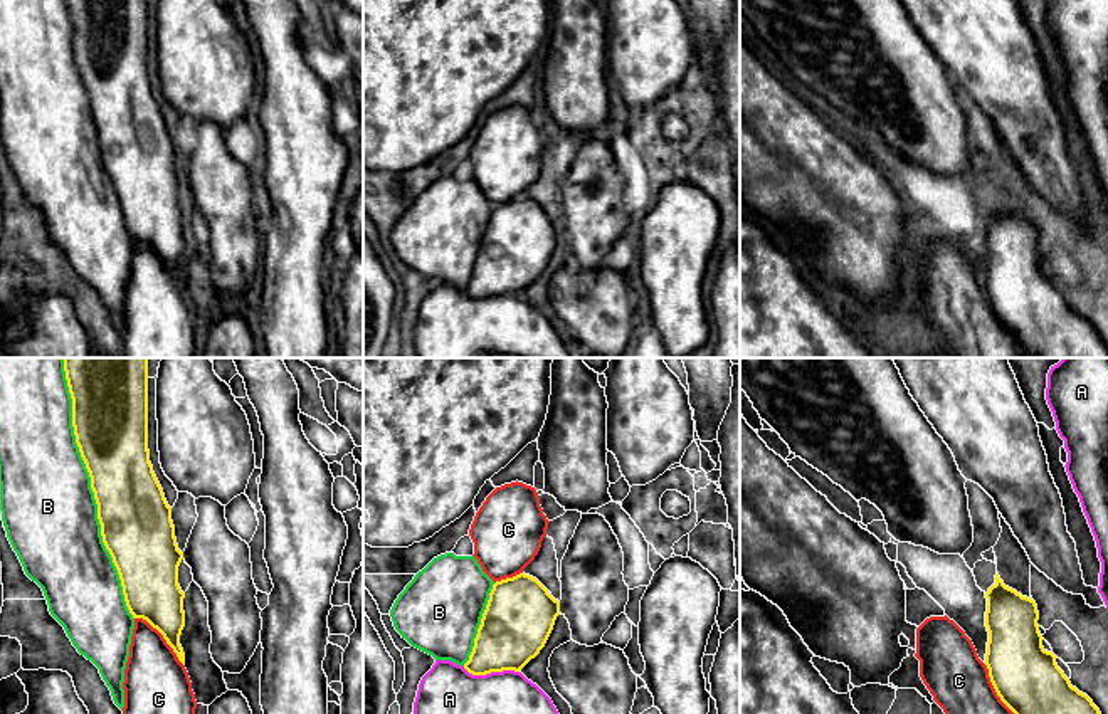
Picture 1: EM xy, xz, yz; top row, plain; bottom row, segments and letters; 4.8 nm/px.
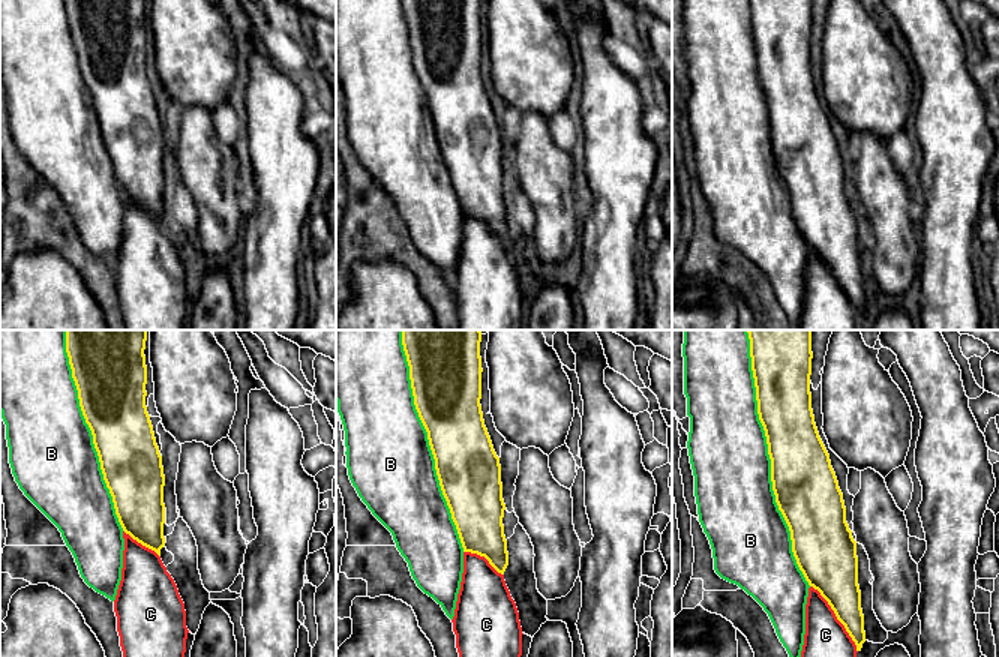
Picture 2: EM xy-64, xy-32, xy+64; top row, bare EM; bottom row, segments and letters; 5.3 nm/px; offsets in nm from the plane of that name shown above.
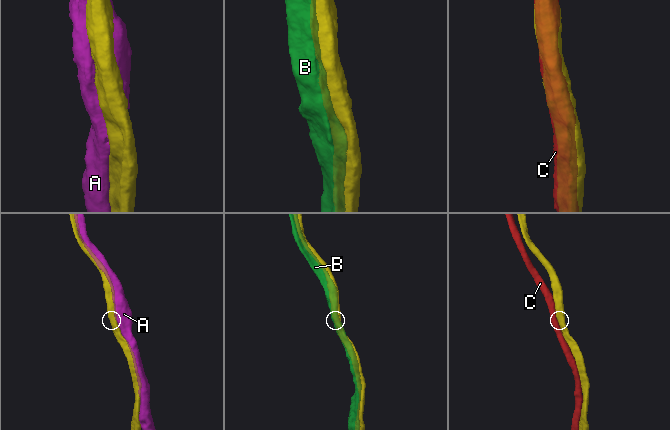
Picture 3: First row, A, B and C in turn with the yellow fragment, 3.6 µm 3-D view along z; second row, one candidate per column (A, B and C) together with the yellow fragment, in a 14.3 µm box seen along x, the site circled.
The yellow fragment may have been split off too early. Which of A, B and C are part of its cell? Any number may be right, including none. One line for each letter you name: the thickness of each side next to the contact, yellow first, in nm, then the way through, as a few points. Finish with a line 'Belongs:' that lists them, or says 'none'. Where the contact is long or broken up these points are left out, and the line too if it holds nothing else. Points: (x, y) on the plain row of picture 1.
Belongs: none

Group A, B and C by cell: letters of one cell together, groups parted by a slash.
A / B / C

